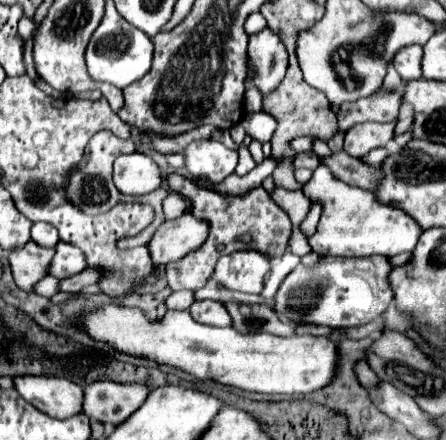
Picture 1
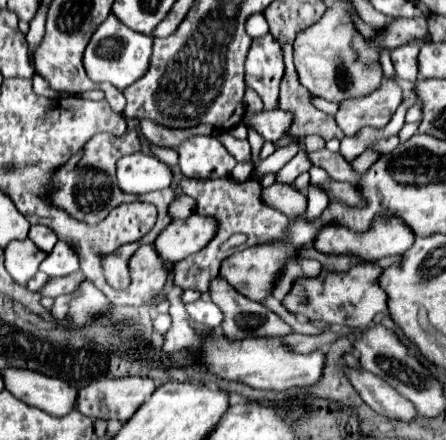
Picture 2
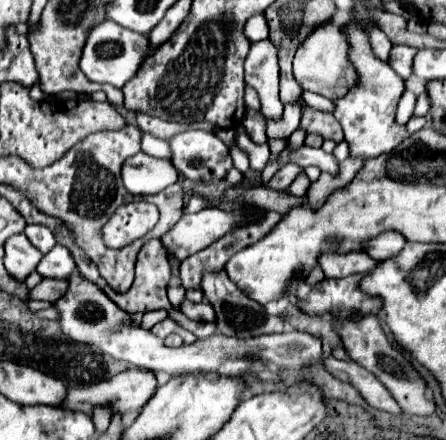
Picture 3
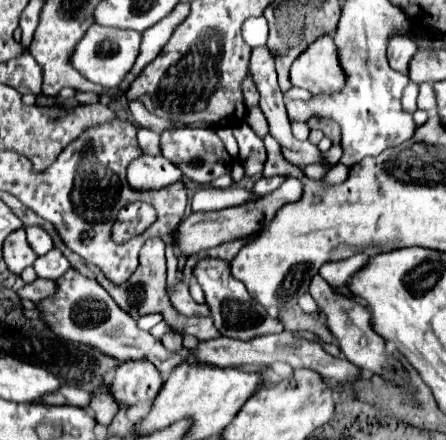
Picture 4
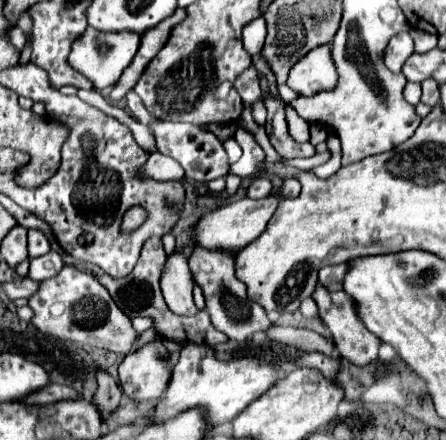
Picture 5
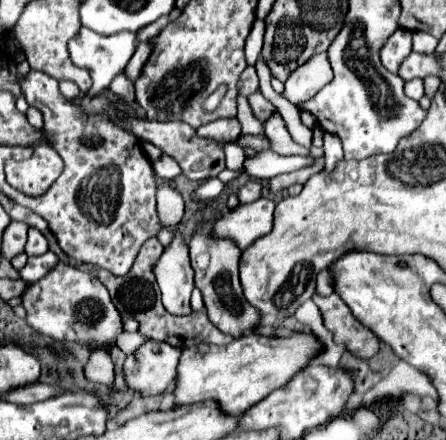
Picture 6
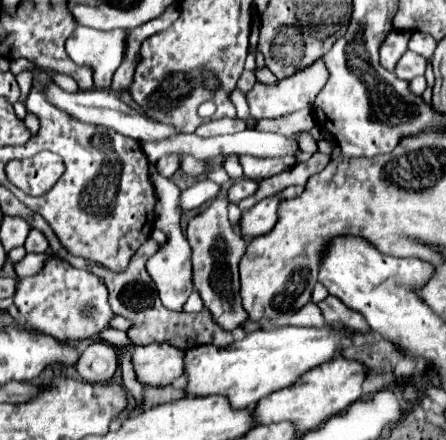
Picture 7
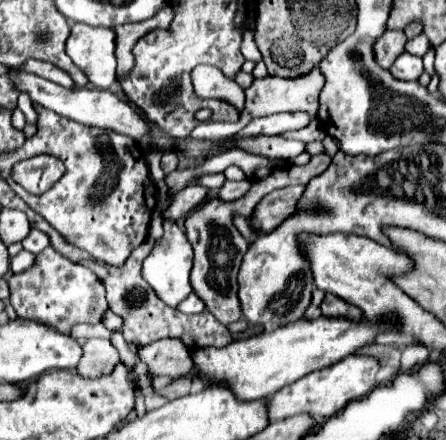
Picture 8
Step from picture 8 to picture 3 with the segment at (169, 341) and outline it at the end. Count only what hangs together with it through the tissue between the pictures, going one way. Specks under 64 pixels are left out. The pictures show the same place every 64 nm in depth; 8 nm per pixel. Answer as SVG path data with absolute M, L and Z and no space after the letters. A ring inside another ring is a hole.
M124 370L124 372L120 372L114 378L104 380L104 382L98 382L98 384L86 386L86 388L70 388L68 400L64 400L64 408L90 414L96 406L108 406L114 414L126 414L126 412L142 408L152 398L154 392L156 392L156 376L152 372Z

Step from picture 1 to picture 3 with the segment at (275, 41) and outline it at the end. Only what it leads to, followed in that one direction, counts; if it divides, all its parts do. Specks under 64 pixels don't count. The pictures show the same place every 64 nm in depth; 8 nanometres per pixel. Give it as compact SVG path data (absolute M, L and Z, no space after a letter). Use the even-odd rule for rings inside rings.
M270 40L254 42L246 62L244 62L244 80L248 86L252 86L262 102L260 112L266 118L278 118L284 110L280 98L278 98L278 78L280 78L280 66L278 66L278 52L276 46Z

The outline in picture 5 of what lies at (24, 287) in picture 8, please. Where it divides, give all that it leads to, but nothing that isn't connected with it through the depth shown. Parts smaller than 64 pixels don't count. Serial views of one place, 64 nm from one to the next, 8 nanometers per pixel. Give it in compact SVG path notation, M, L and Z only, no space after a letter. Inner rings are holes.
M64 266L58 276L44 280L40 292L28 300L28 306L34 310L34 326L60 340L92 344L124 356L144 346L138 342L138 332L132 328L130 318L116 306L108 290L92 274L80 272L74 266Z

